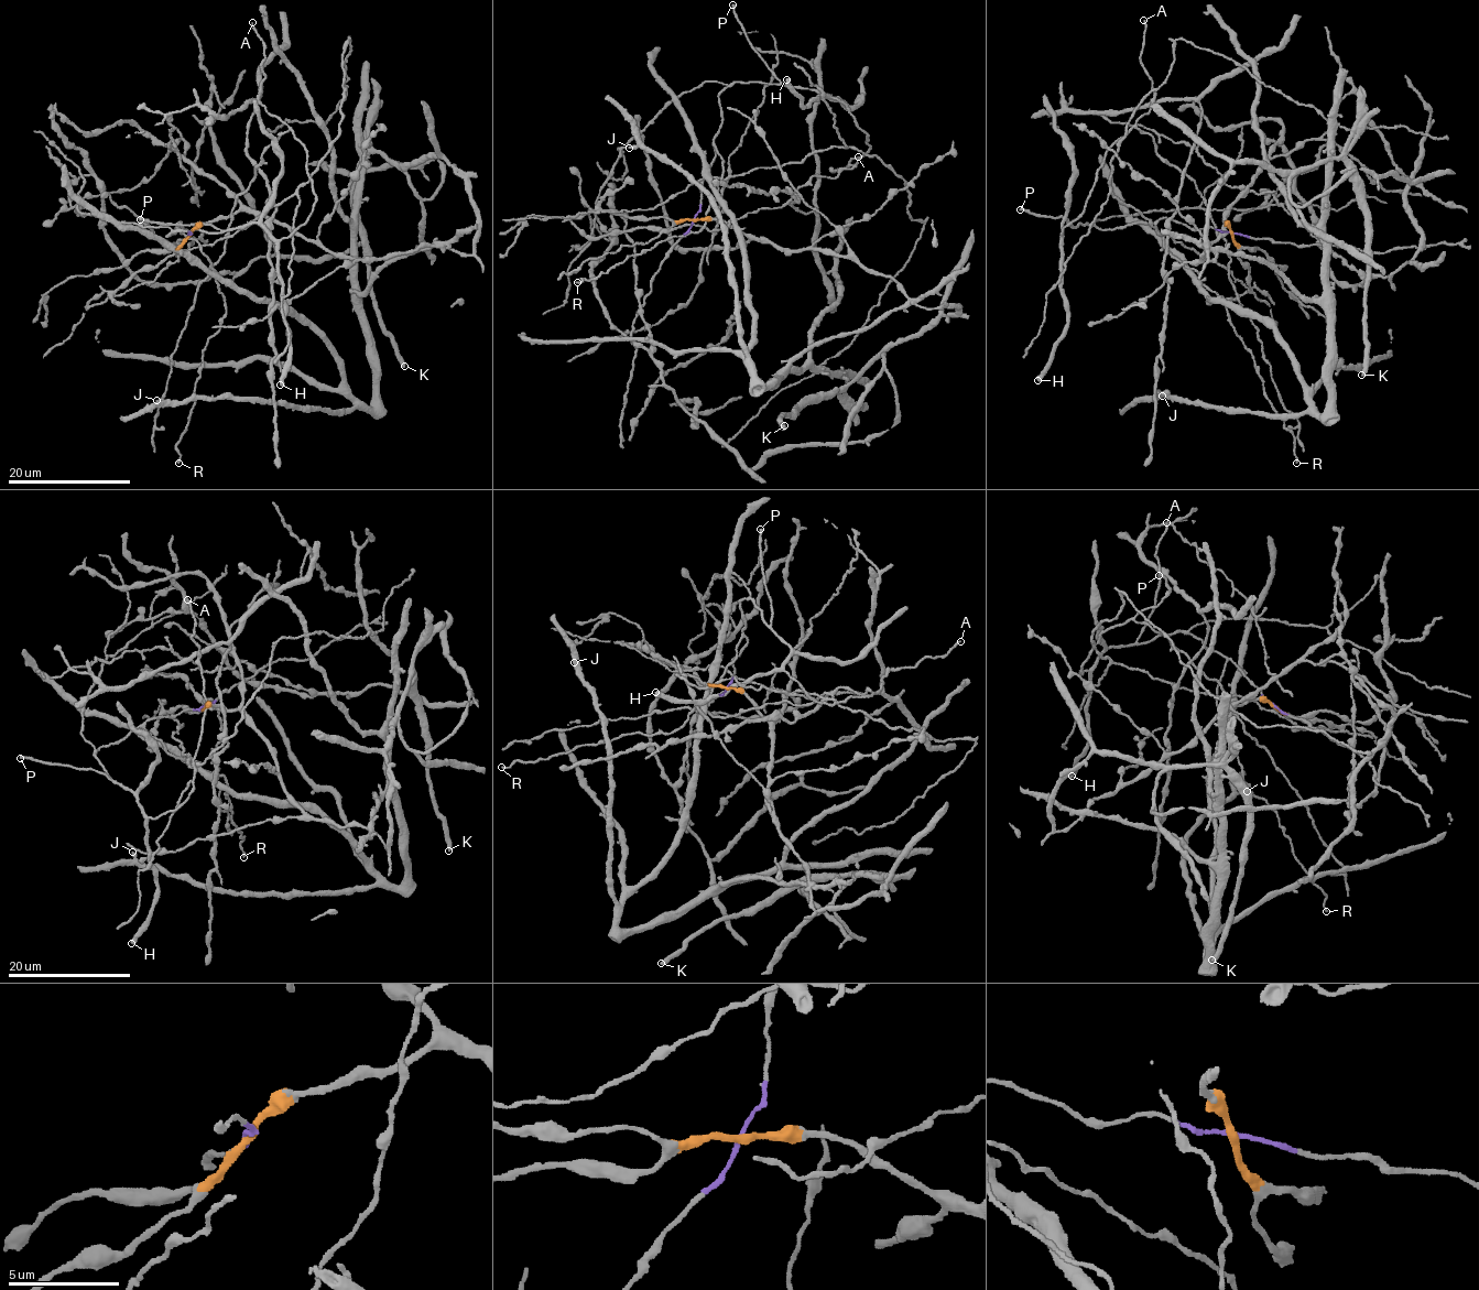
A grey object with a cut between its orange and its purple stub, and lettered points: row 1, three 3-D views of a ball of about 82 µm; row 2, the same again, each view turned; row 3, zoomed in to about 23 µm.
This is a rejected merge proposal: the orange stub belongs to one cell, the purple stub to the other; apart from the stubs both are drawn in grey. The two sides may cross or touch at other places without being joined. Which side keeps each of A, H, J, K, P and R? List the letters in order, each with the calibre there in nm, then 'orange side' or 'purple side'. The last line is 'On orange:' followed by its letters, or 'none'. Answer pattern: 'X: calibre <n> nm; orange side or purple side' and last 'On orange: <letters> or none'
A: calibre 180 nm; purple side
H: calibre 500 nm; purple side
J: calibre 300 nm; orange side
K: calibre 440 nm; orange side
P: calibre 280 nm; purple side
R: calibre 170 nm; purple side
On orange: J, K

